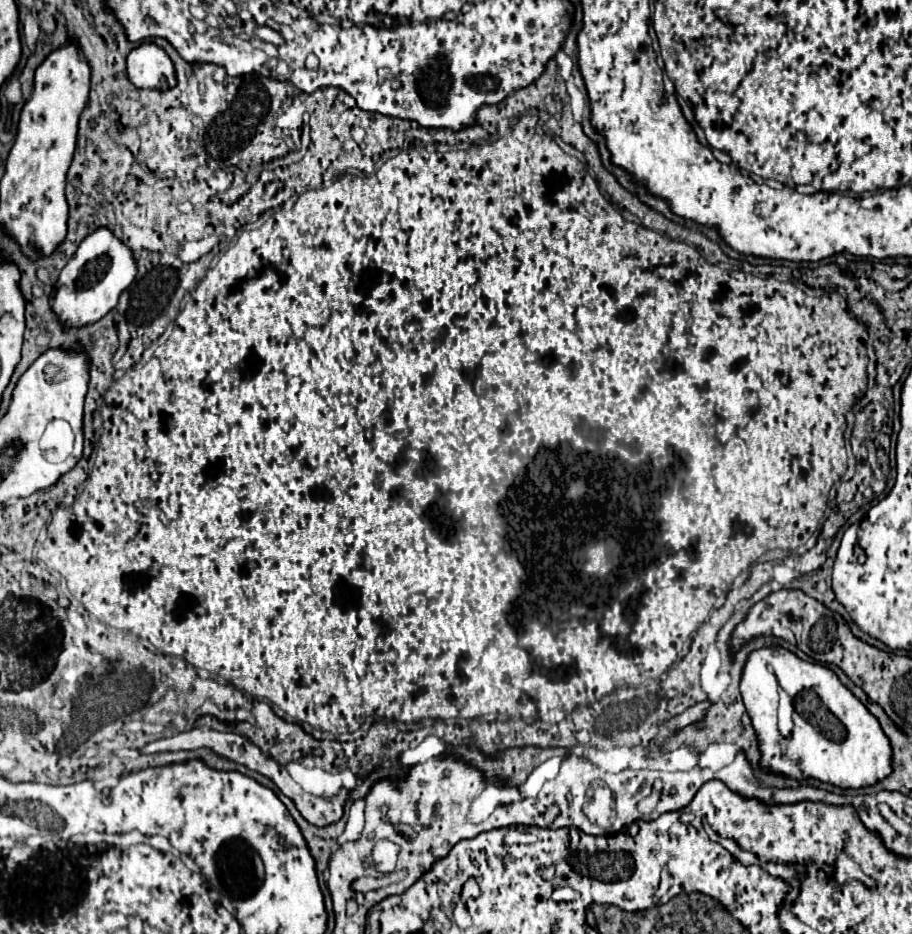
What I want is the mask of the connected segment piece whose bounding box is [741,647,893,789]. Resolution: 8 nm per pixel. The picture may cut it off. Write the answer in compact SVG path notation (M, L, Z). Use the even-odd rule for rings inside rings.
M765 647L753 651L747 659L741 677L741 695L747 707L747 713L753 721L753 729L757 731L757 741L761 747L761 769L793 777L797 781L805 777L819 779L823 783L831 783L841 789L861 789L877 783L877 779L885 779L893 771L893 747L889 747L889 737L881 731L881 723L877 717L867 711L867 707L839 681L839 677L823 665L807 663L793 655L783 647ZM767 665L775 671L785 671L789 677L789 695L795 697L803 689L811 689L819 693L819 699L825 707L845 725L847 735L843 743L835 743L819 733L811 723L807 723L797 713L793 715L793 731L789 737L781 737L777 745L777 729L773 729L773 719L777 719L777 703L767 701L767 687L761 687L761 671Z

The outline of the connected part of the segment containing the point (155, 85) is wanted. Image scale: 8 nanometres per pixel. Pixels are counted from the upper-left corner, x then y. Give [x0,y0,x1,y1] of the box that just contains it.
[127,43,177,91]

